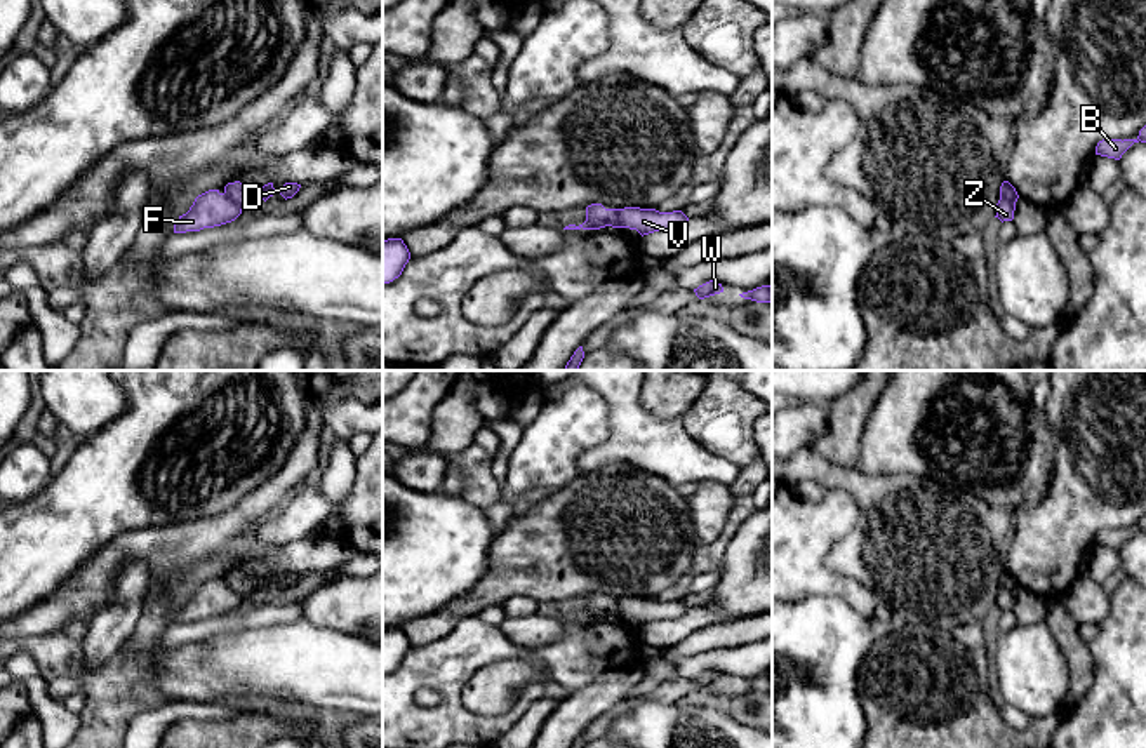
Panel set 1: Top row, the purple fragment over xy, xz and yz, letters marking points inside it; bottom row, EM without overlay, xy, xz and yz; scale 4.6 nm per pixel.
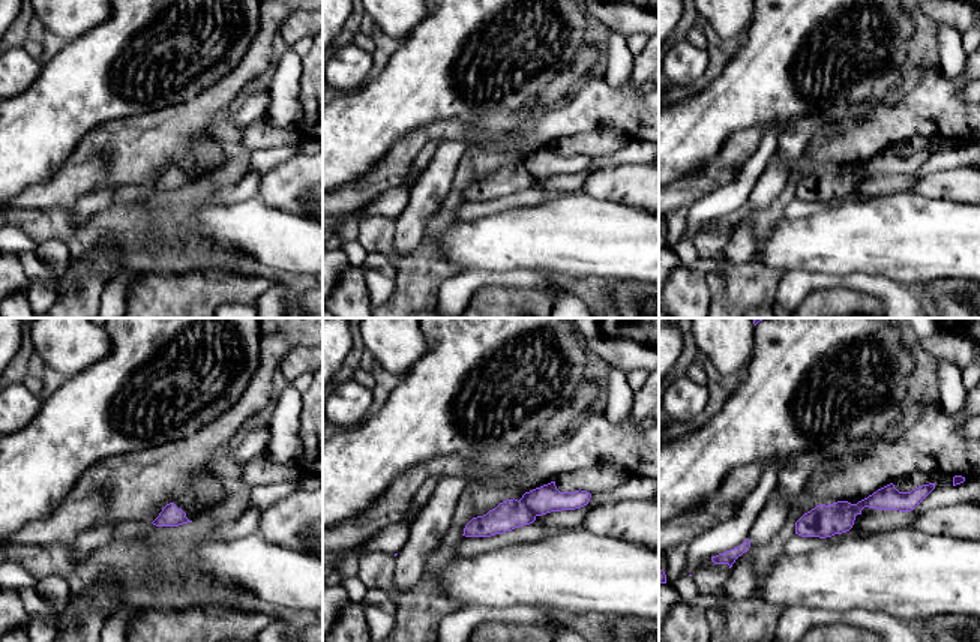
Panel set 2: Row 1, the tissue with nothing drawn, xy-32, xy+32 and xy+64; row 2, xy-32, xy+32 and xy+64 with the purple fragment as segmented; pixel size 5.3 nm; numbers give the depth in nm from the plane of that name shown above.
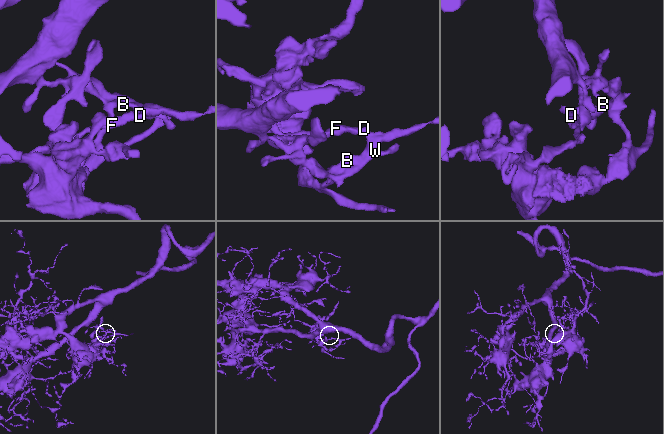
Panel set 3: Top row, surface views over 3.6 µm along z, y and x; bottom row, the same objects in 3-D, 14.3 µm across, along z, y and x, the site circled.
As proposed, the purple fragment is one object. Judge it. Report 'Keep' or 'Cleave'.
Cleave

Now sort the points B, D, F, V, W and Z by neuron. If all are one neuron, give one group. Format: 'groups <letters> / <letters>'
groups B F W Z / D V

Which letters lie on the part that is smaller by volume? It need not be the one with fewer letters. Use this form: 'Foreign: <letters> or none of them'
Foreign: B, F, W, Z

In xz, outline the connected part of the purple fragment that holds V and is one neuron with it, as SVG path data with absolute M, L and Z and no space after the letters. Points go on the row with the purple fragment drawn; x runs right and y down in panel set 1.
M624 207L619 210L619 228L636 230L642 237L659 230L678 230L689 217L682 210L659 212L656 209Z

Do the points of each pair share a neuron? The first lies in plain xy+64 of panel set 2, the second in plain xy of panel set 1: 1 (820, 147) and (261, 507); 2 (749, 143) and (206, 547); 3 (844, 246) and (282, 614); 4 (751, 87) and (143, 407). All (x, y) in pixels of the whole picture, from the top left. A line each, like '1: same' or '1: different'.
1: different
2: same
3: different
4: same

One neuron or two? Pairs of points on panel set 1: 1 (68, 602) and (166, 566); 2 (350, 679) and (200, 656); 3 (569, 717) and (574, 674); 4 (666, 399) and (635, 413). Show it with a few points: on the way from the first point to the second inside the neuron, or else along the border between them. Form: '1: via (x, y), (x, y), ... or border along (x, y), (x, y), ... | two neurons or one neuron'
1: via (93, 580), (120, 552), (141, 552) | one neuron
2: via (313, 665), (303, 661), (237, 661) | one neuron
3: border along (607, 672), (569, 694) | two neurons
4: border along (640, 388), (640, 402), (651, 413), (680, 418) | two neurons

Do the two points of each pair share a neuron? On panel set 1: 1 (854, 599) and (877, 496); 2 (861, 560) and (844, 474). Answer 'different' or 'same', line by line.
1: different
2: same

